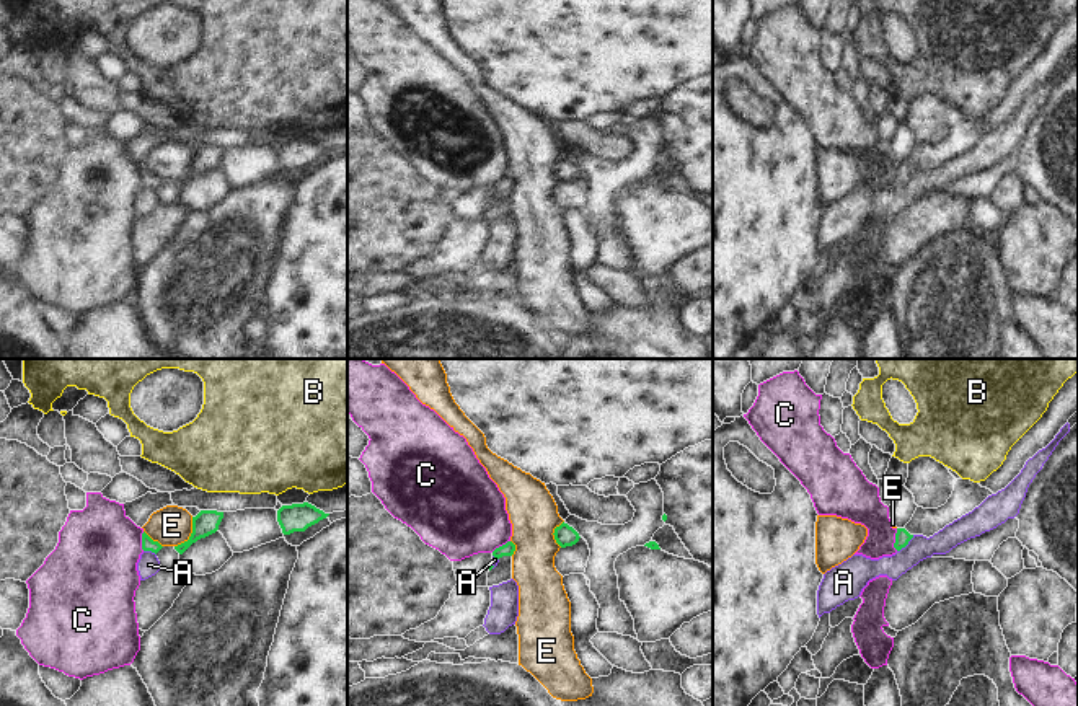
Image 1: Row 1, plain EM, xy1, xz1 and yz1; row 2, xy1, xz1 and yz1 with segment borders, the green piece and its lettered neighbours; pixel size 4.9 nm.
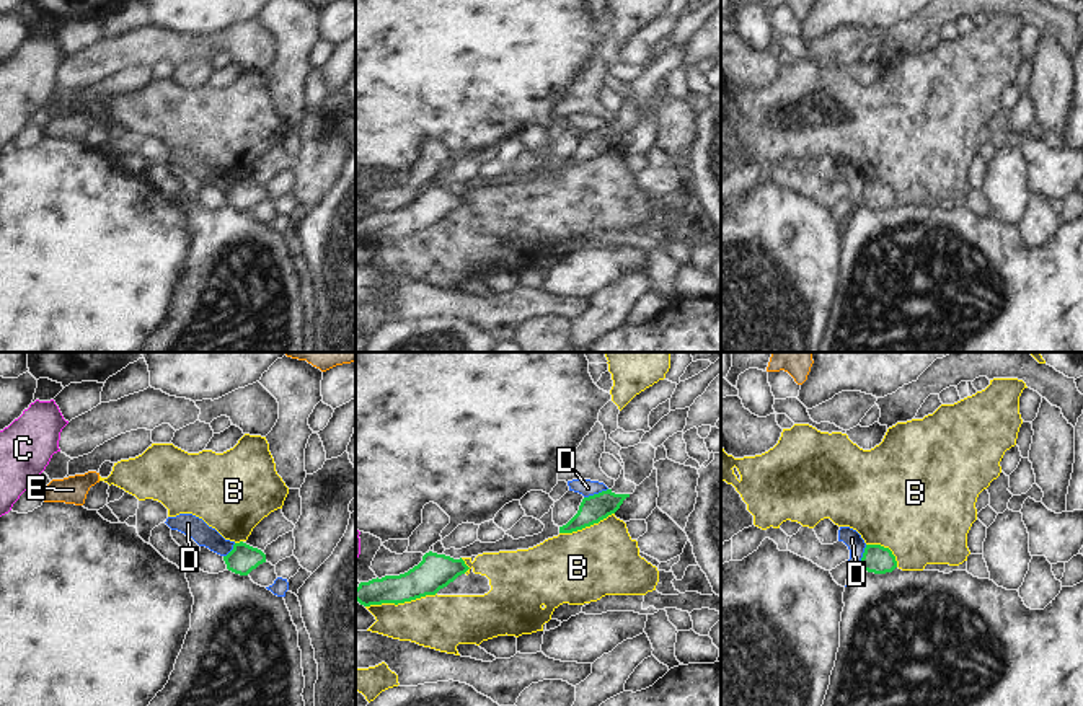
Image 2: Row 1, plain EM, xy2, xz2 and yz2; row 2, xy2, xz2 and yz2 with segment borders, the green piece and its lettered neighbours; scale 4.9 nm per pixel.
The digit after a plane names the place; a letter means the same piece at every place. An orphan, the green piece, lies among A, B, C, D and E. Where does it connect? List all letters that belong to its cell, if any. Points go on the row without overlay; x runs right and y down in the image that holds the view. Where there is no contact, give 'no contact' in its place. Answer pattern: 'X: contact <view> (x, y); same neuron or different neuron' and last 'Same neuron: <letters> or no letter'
A: contact yz1 (905, 180); different neuron
B: contact xz2 (400, 237); different neuron
C: contact yz1 (896, 175); different neuron
D: contact xz2 (596, 129); different neuron
E: contact xy1 (191, 170); different neuron
Same neuron: no letter

